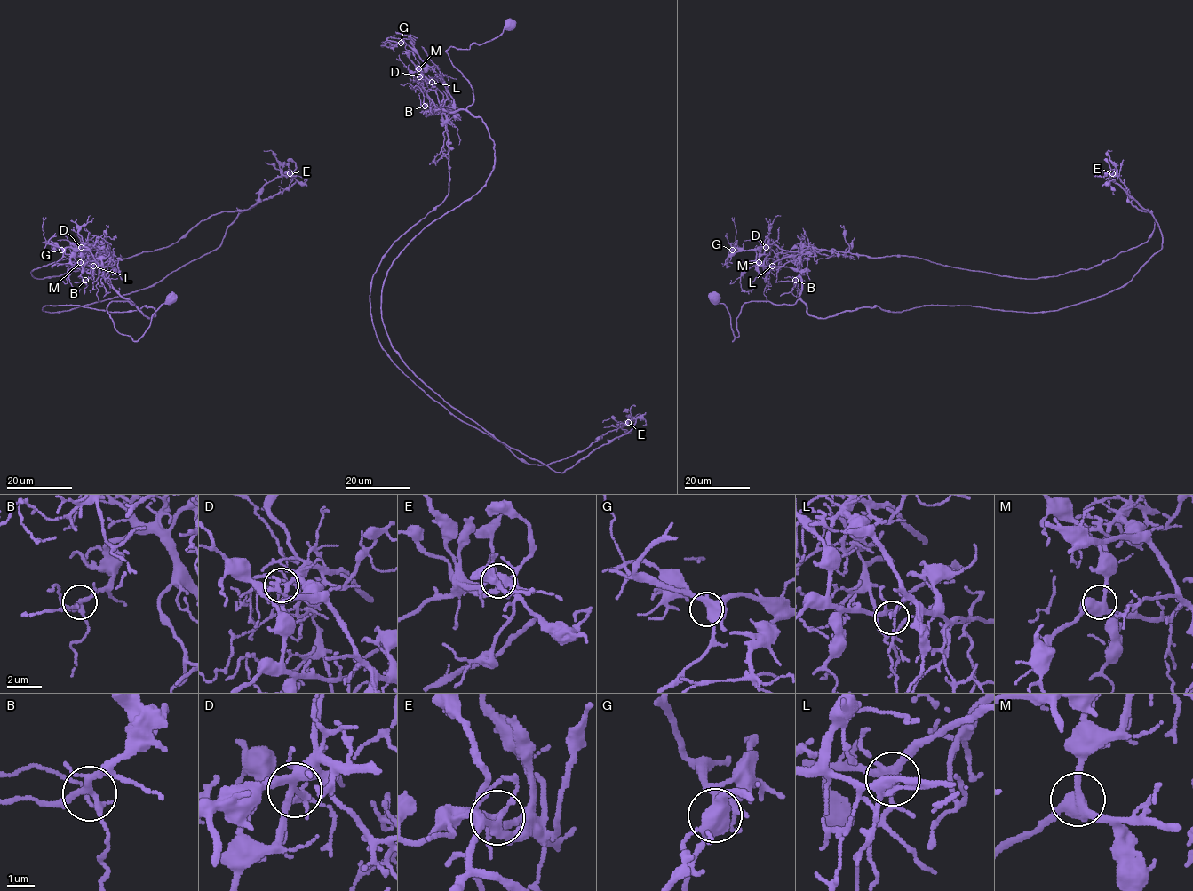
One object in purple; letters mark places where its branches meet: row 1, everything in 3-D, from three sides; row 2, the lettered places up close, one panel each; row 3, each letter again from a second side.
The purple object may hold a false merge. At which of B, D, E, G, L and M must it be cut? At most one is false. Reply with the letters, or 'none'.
E

